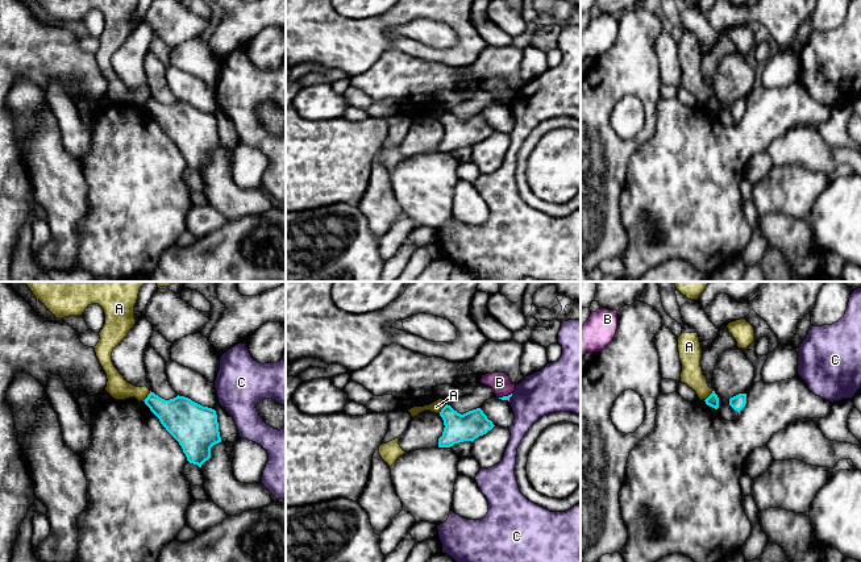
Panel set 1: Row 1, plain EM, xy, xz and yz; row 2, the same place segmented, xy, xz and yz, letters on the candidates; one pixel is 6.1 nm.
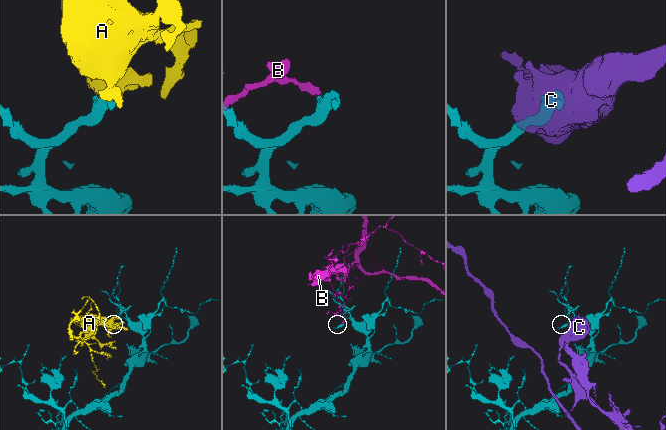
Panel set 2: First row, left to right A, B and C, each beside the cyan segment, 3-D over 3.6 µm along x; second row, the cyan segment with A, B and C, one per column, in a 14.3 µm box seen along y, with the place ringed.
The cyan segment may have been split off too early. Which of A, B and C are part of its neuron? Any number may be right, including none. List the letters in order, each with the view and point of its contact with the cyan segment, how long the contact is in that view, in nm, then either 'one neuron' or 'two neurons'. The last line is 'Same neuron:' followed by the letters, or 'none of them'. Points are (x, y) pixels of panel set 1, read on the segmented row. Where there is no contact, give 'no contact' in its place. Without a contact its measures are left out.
A: xy (148, 396) | 80 nm | two neurons
B: xz (504, 396) | 90 nm | two neurons
C: xz (510, 396) | 50 nm | two neurons
Same neuron: none of them

